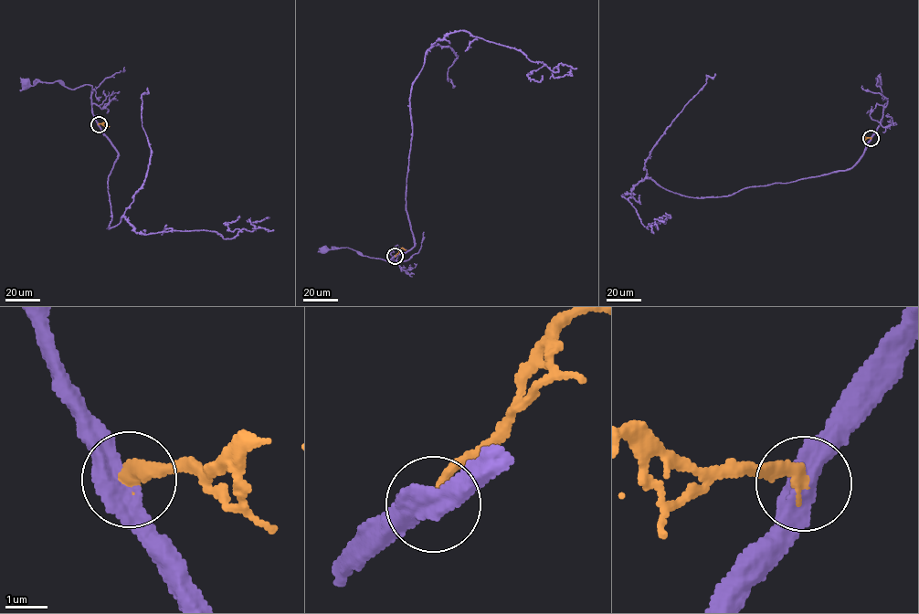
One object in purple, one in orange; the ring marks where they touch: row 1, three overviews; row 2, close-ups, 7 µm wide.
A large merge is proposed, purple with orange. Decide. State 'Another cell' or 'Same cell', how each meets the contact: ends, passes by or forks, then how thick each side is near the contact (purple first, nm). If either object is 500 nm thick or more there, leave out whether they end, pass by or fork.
Same cell. At the ring purple passes by. At the ring orange ends. Thickness 480 nm (purple) against 300 nm

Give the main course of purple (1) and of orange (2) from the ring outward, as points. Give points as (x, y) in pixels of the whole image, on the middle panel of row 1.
1: (395, 256), (389, 261), (360, 255), (347, 247), (324, 249)
2: (396, 256), (401, 248), (406, 250)

